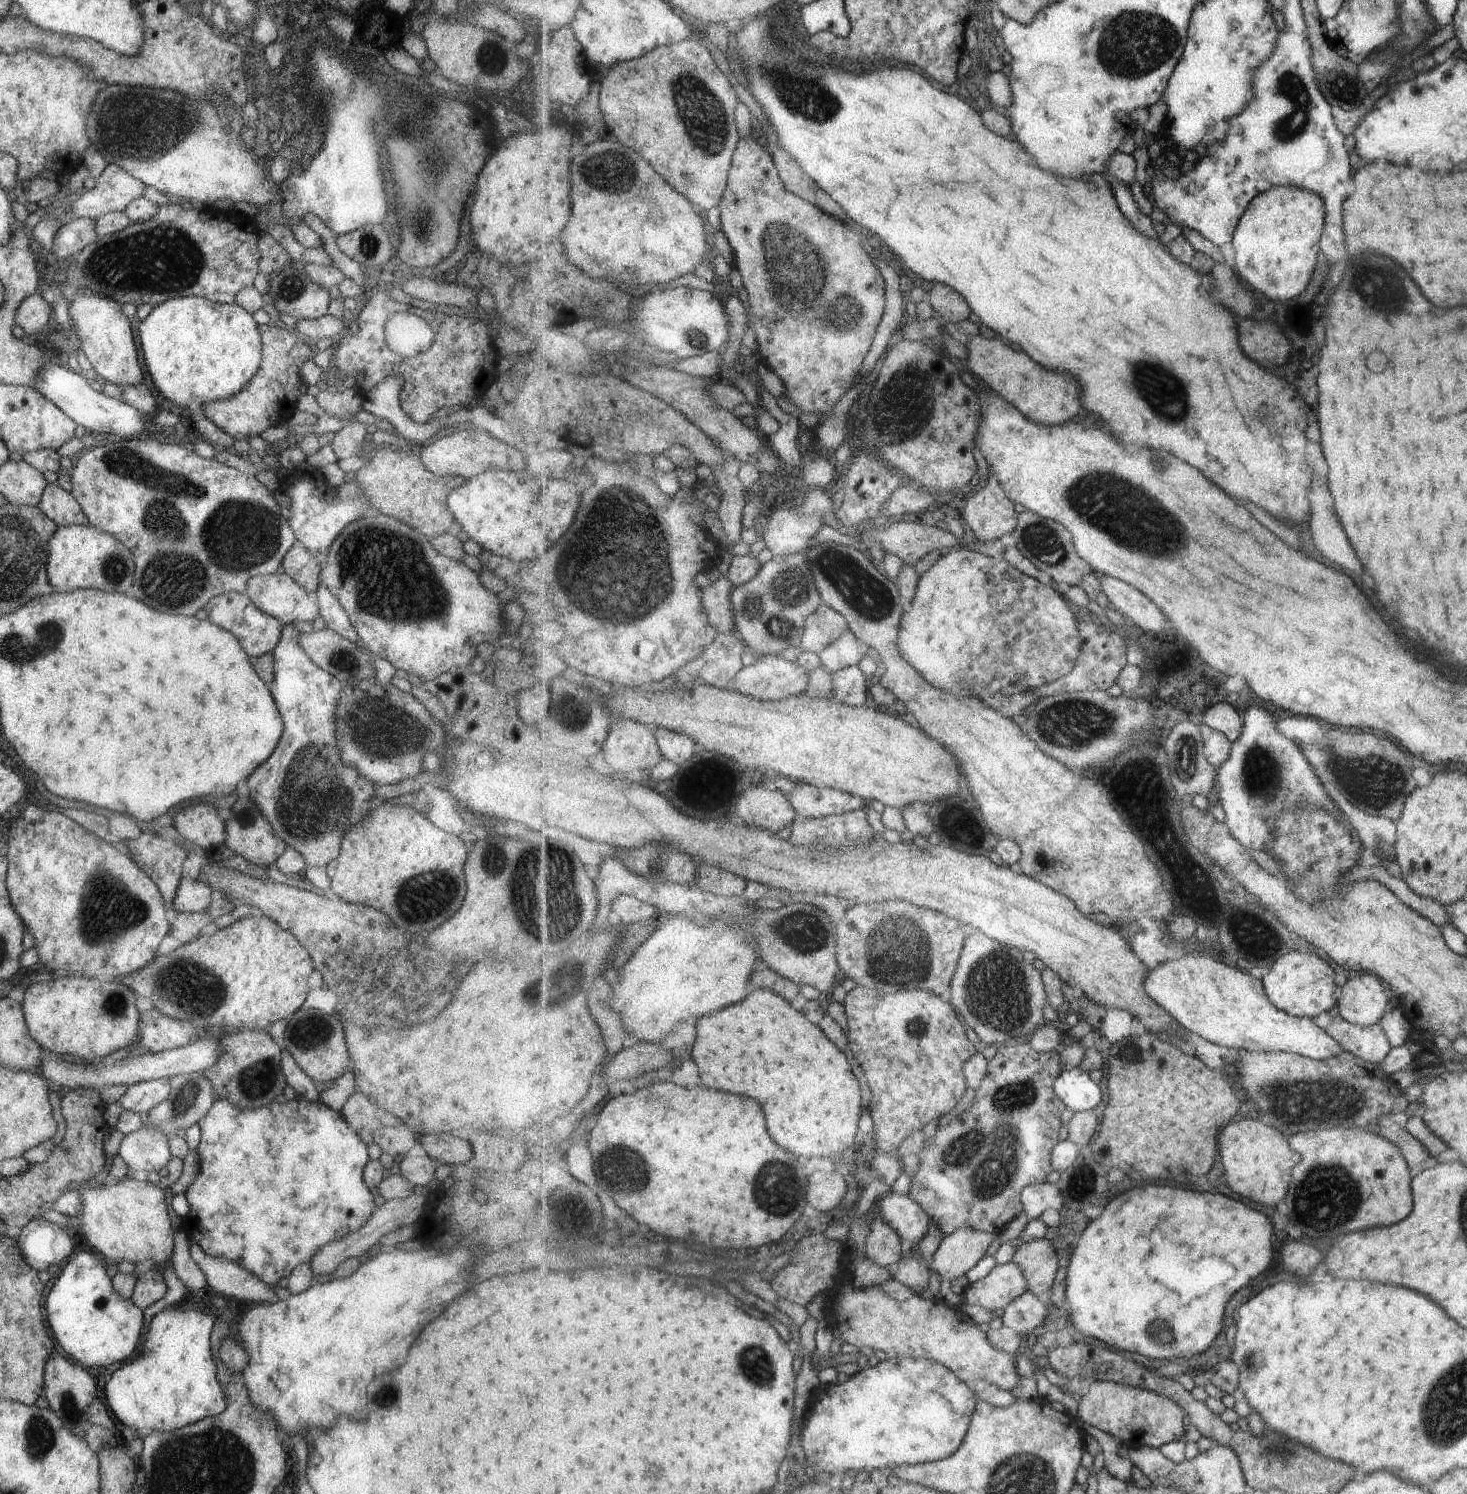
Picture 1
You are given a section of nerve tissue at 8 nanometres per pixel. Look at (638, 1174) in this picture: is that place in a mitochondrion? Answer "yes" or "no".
yes

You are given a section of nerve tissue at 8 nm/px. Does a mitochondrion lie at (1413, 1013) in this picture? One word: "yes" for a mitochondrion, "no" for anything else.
no

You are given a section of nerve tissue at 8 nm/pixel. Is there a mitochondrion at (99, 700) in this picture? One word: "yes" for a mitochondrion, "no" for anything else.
no

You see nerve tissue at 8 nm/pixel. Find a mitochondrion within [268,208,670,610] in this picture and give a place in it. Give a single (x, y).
(290, 284)

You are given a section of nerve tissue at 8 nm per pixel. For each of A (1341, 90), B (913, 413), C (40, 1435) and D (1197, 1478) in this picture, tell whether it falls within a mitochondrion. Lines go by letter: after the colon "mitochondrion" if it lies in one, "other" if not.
A: mitochondrion
B: mitochondrion
C: mitochondrion
D: mitochondrion

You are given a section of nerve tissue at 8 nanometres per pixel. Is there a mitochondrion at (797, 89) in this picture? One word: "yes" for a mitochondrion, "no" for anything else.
yes

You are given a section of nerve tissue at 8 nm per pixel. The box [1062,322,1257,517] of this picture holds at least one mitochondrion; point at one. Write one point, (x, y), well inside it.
(1148, 377)

